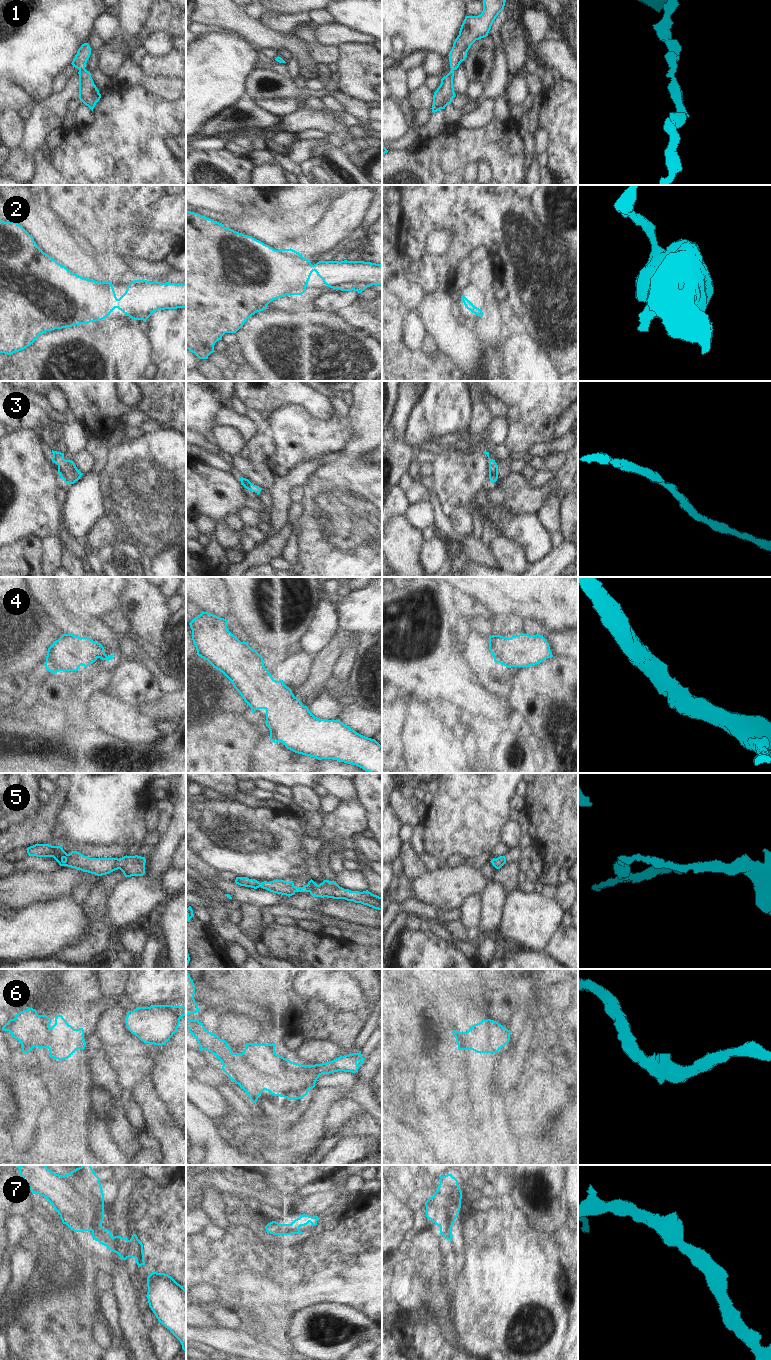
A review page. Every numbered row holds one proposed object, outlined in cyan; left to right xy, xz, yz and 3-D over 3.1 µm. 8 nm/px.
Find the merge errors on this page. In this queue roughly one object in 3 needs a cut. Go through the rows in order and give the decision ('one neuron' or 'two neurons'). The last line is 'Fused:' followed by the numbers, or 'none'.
1: one neuron
2: one neuron
3: one neuron
4: one neuron
5: one neuron
6: one neuron
7: one neuron
Fused: none

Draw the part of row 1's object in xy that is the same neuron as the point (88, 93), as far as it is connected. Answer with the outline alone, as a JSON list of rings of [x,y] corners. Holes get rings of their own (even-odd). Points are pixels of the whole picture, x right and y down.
[[[84,43],[78,49],[71,64],[79,70],[79,99],[93,111],[101,94],[93,82],[91,73],[85,69],[90,55],[91,48],[88,43]]]

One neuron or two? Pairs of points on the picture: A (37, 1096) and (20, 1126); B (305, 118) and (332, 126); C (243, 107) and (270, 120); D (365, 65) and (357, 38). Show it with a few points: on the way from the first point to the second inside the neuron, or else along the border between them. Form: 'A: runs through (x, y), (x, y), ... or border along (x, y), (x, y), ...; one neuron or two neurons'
A: runs through (30, 1103), (26, 1108), (23, 1119); one neuron
B: runs through (312, 119), (325, 121); one neuron
C: runs through (250, 112), (257, 119), (263, 120); one neuron
D: border along (371, 43), (343, 43), (338, 46); two neurons

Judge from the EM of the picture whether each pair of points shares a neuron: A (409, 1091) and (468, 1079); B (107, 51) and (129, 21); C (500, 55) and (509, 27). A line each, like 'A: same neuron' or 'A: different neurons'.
A: different neurons
B: same neuron
C: different neurons

